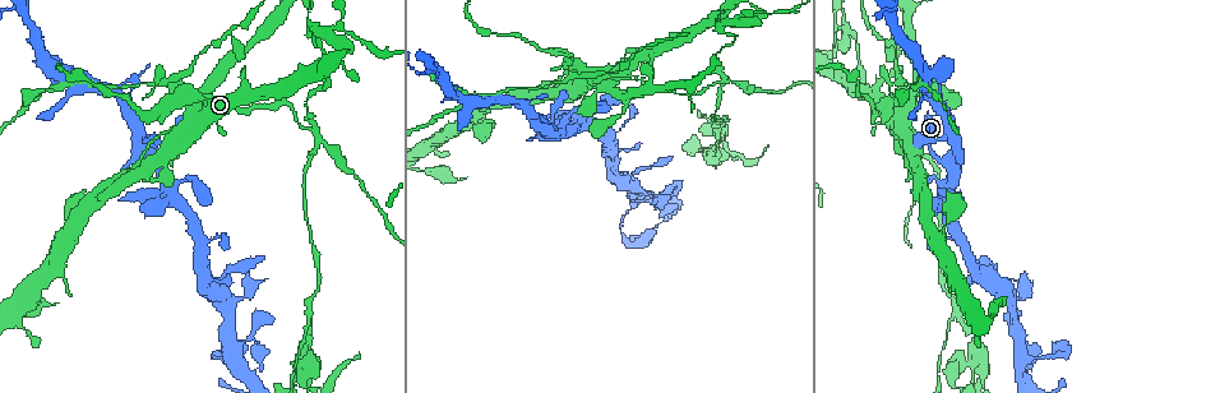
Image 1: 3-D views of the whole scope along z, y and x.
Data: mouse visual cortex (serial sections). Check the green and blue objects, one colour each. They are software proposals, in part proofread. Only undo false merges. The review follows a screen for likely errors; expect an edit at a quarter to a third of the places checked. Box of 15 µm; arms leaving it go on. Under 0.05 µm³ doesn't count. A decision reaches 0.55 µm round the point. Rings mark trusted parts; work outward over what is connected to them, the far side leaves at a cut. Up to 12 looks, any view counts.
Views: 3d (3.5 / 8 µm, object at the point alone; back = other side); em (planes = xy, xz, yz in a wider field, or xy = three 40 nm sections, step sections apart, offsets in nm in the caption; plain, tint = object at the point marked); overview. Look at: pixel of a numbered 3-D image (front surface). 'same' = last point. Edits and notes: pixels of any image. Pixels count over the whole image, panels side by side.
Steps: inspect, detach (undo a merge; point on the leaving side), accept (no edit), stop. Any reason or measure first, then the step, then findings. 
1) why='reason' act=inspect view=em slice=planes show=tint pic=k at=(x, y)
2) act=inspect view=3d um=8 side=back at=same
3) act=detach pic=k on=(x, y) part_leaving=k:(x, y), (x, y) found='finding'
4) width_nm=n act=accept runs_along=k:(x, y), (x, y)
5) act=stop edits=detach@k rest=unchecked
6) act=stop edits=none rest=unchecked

act=inspect view=3d um=3.5 pic=1 at=(194, 98)

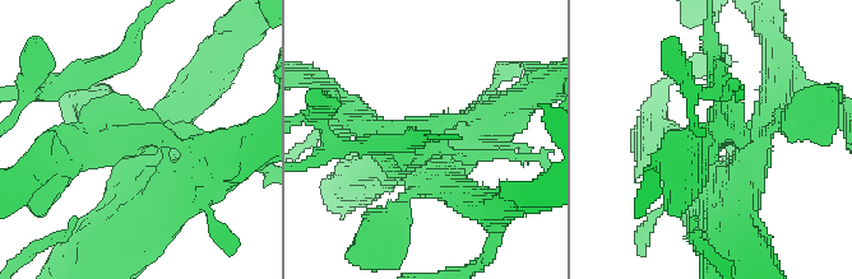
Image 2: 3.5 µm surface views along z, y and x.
act=inspect view=em slice=xy step=5 show=tint pic=2 at=(136, 135)

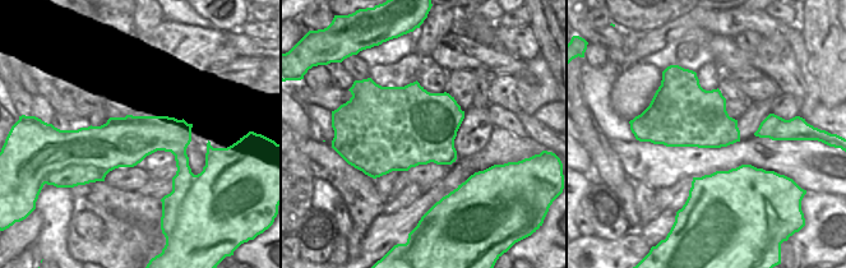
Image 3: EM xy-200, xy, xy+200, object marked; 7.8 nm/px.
why='cut it another way' act=inspect view=em slice=xy step=2 show=tint at=same

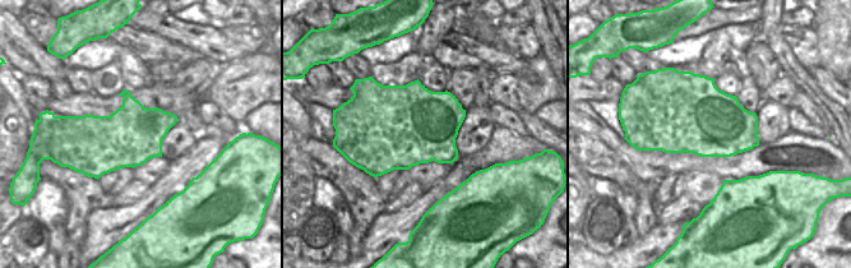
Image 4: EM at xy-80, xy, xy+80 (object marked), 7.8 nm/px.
act=detach pic=2 on=(134, 114) part_leaving=2:(691, 138), (727, 138) found='two cells meet here'

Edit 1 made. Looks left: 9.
why='calibre changes' act=inspect view=3d um=3.5 pic=1 at=(1043, 358)

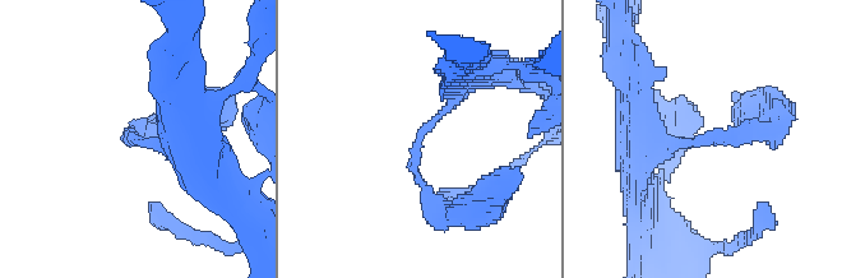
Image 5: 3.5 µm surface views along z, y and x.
arm_widths_nm=150,250 act=inspect view=em slice=planes show=tint pic=5 at=(134, 137)

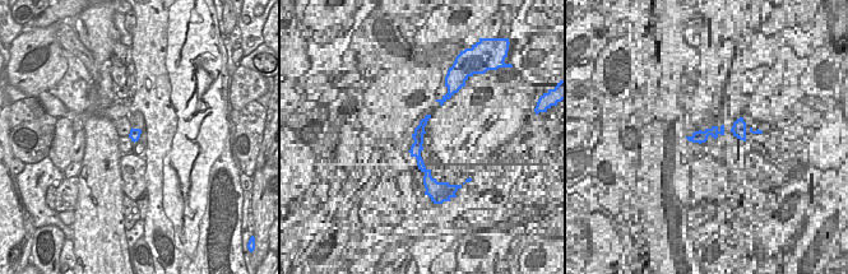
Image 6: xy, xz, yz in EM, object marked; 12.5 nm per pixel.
act=accept found='all the same cell'

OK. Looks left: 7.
why='see it whole again' act=inspect view=overview

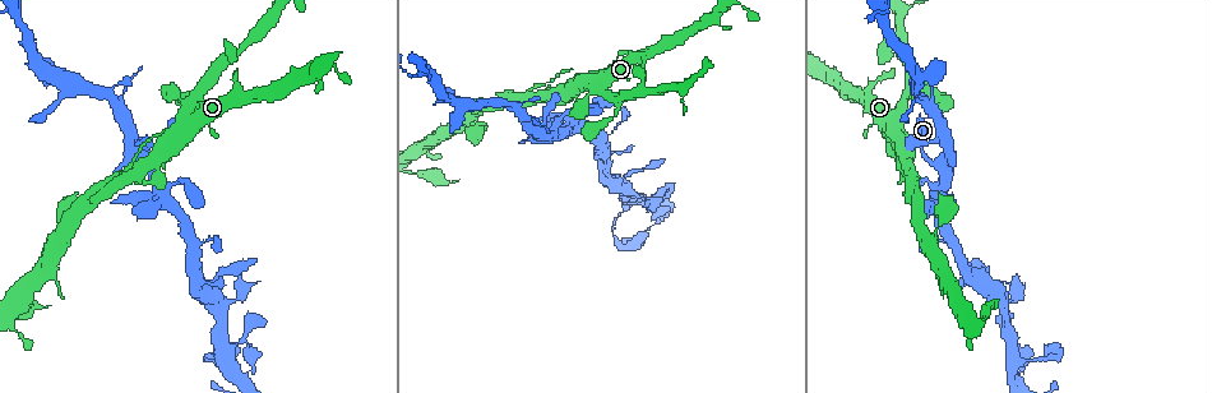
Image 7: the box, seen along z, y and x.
why='sharp bend' act=inspect view=3d um=3.5 pic=7 at=(249, 328)

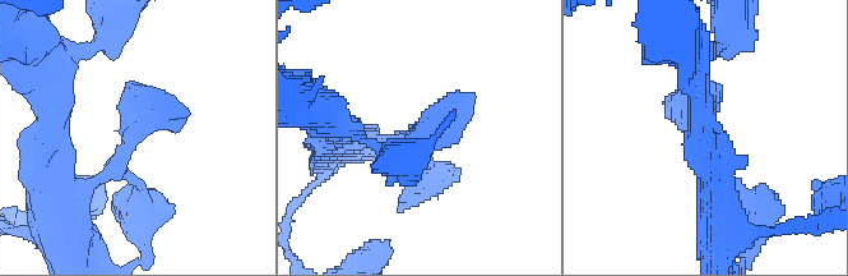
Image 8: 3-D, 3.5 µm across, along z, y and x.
act=accept runs_along=8:(74, 188), (117, 165), (152, 110), (188, 114) found='one cell here'

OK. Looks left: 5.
why='side arm on a straight run' act=inspect view=3d um=3.5 pic=7 at=(642, 91)

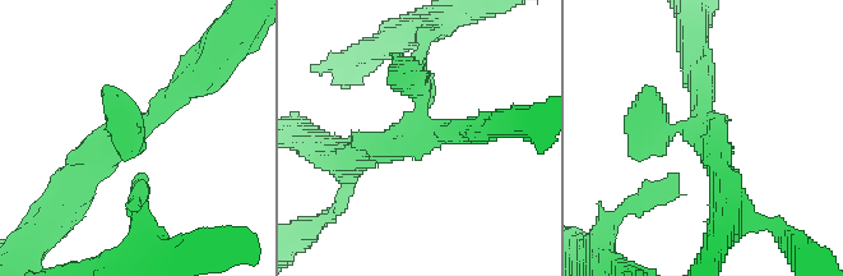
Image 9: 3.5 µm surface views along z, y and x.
why='shape alone is not enough' act=inspect view=em slice=xy step=3 show=tint pic=9 at=(427, 128)

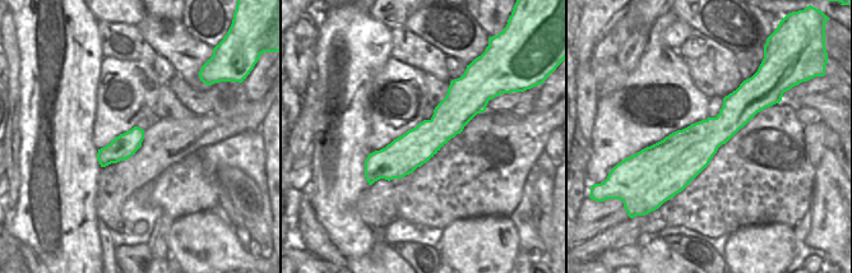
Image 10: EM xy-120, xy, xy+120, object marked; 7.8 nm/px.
width_nm=280 act=accept runs_along=9:(80, 184), (205, 63) found='one cell here'

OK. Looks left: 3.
why='abrupt turn' act=inspect view=3d um=3.5 pic=7 at=(913, 178)

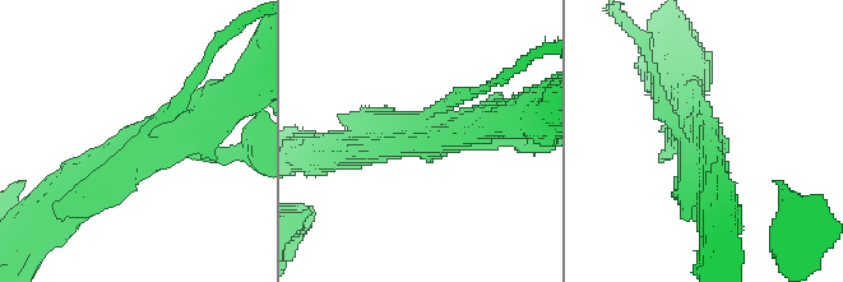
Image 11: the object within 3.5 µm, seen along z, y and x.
why='shape alone is not enough' act=inspect view=em slice=xy step=3 show=tint pic=11 at=(698, 148)

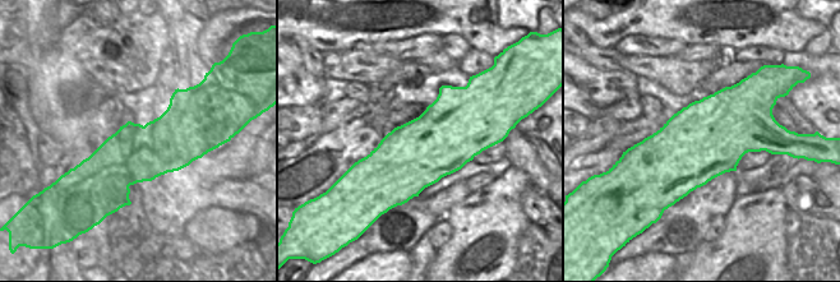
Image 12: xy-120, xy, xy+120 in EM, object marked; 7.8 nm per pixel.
act=detach pic=11 on=(459, 91) found='two cells meet here'

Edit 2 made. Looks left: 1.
act=stop edits=detach@2,detach@11 rest=unchecked

